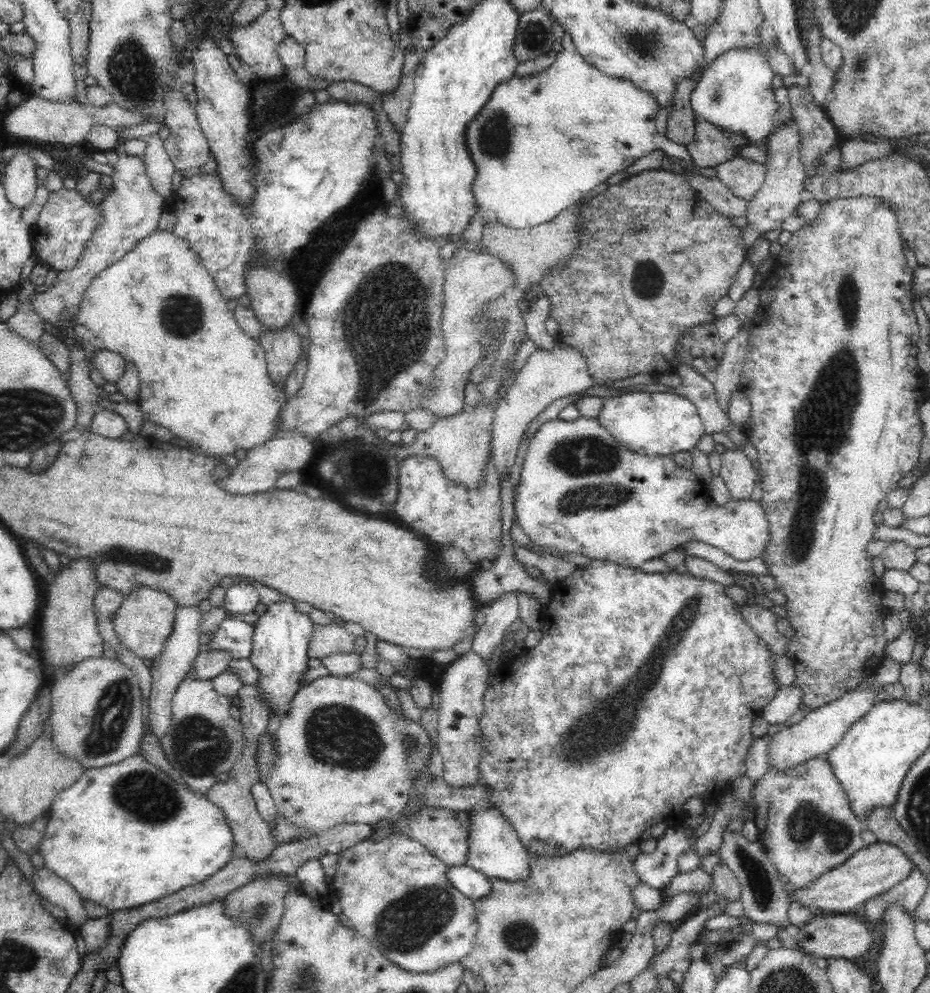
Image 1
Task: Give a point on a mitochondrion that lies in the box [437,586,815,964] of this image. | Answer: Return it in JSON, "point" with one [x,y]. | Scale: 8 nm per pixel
{"point":[676,632]}

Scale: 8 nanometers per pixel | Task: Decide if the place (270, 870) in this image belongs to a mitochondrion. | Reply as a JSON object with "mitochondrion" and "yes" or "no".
{"mitochondrion":"no"}

